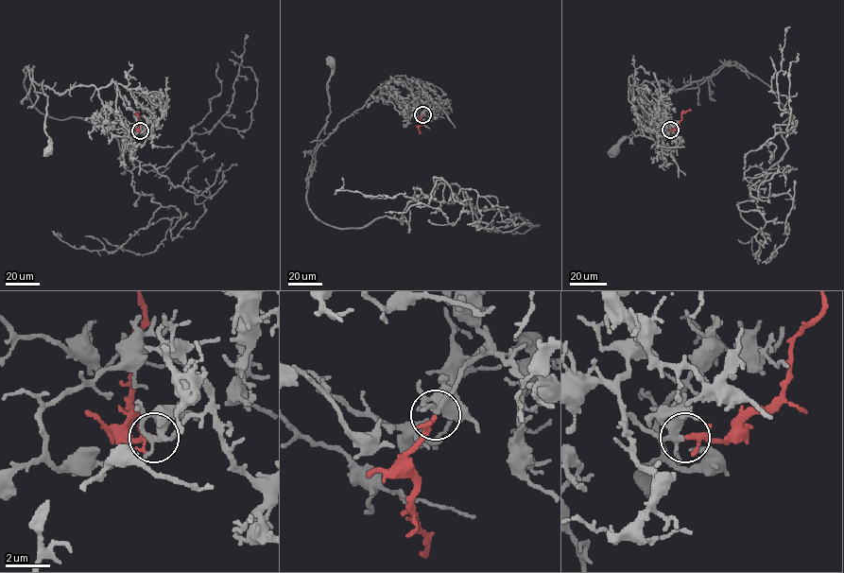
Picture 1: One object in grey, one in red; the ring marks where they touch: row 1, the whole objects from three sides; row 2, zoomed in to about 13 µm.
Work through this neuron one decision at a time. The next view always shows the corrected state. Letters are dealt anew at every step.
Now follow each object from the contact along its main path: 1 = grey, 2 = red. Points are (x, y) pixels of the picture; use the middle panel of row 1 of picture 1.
1: (422, 114), (426, 109), (410, 88), (396, 79), (386, 80), (315, 150), (330, 112), (331, 62)
2: (422, 114), (419, 133)

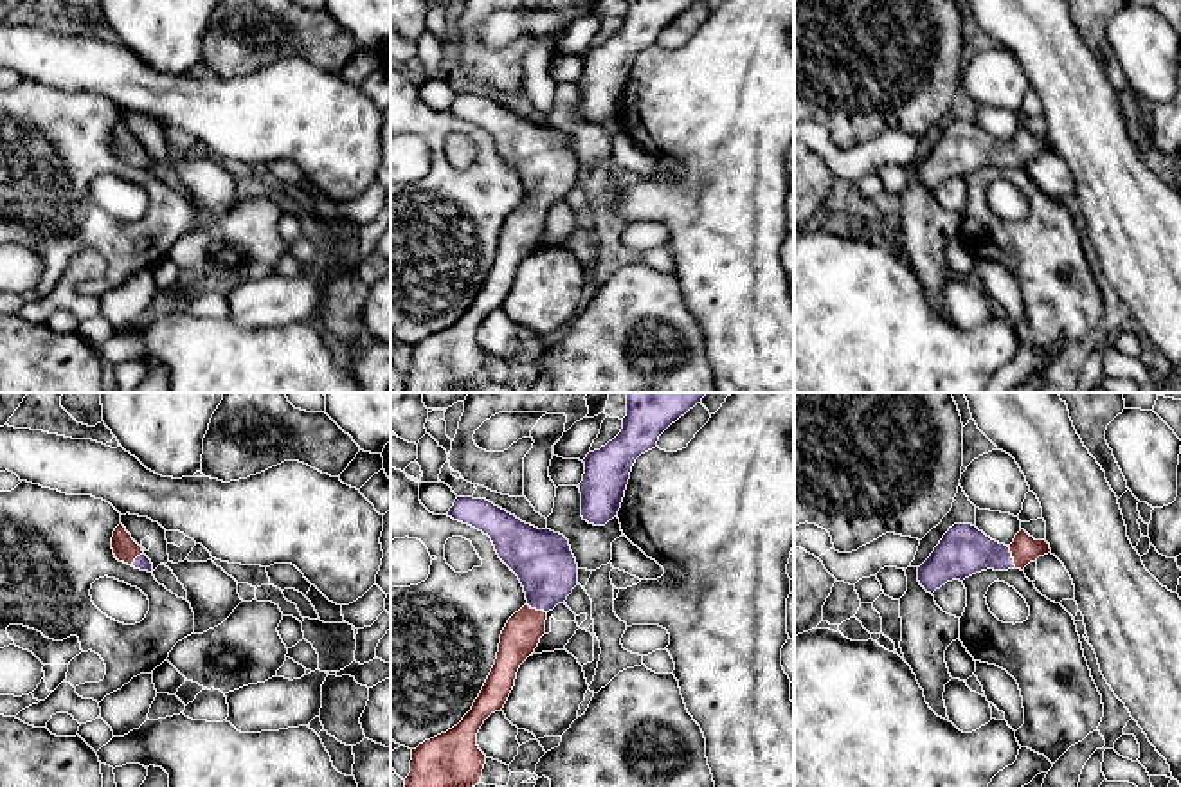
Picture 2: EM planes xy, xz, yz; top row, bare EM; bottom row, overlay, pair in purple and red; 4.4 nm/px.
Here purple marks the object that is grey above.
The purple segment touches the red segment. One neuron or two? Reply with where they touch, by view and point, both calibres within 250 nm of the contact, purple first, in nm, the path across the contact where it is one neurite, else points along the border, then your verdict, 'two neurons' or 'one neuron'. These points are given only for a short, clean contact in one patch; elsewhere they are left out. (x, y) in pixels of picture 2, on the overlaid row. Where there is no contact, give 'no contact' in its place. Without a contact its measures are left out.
meets purple in xz at (537, 609); 260 nm thick on the purple side, 170 nm on the other; runs through xz (542, 560), (542, 597), (537, 609), (521, 636); one neuron

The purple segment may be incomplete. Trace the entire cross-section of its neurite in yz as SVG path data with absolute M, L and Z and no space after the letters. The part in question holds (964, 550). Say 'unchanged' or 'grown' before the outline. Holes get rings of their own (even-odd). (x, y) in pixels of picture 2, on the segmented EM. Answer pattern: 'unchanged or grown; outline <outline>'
grown; outline M954 524L943 535L931 556L918 567L918 582L927 593L934 593L952 580L994 569L1021 569L1039 556L1051 553L1046 540L1035 540L1021 529L1010 546L987 537L972 524Z

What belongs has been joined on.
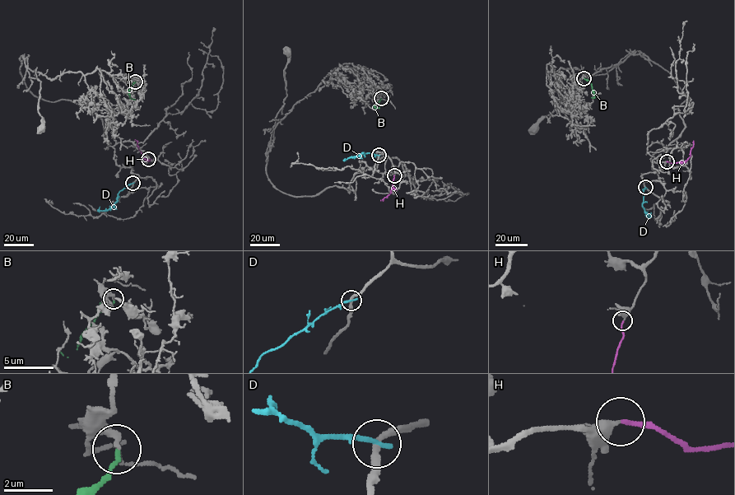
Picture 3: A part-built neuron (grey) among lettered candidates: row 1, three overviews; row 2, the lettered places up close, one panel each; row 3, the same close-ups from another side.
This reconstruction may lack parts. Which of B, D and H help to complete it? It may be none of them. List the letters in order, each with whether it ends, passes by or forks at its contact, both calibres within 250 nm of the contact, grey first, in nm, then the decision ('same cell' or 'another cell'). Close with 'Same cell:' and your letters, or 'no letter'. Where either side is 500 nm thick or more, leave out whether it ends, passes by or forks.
B: it ends there; 240 nm thick on the grey side, 170 nm on the other; another cell
D: it ends there; 260 nm thick on the grey side, 240 nm on the other; another cell
H: it ends there; 420 nm thick on the grey side, 150 nm on the other; same cell
Same cell: H

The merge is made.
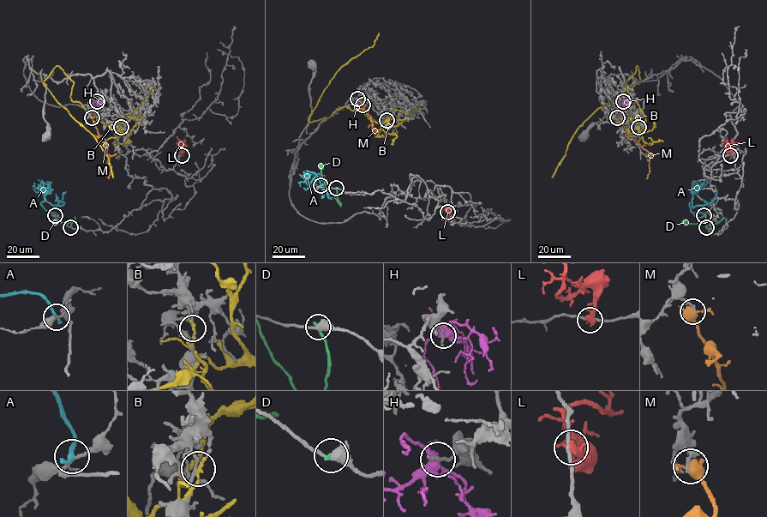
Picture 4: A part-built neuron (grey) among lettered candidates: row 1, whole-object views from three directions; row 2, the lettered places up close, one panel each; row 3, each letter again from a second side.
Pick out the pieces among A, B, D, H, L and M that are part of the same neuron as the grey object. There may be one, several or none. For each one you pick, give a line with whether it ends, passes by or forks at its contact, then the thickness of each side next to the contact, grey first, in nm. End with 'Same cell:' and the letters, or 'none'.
Same cell: none

